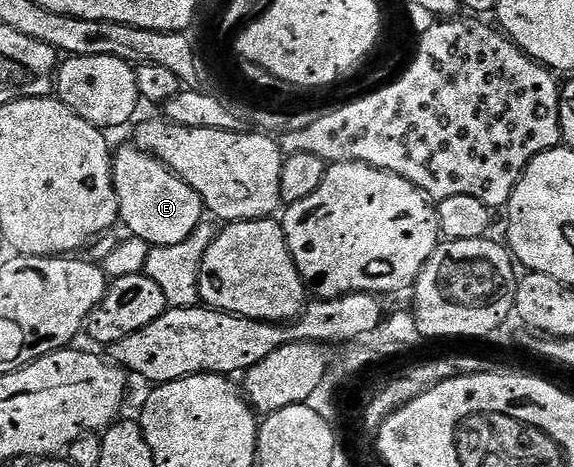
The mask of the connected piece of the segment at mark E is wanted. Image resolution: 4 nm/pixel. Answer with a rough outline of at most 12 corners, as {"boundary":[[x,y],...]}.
{"boundary":[[134,147],[111,177],[122,228],[150,247],[184,243],[201,195]]}

